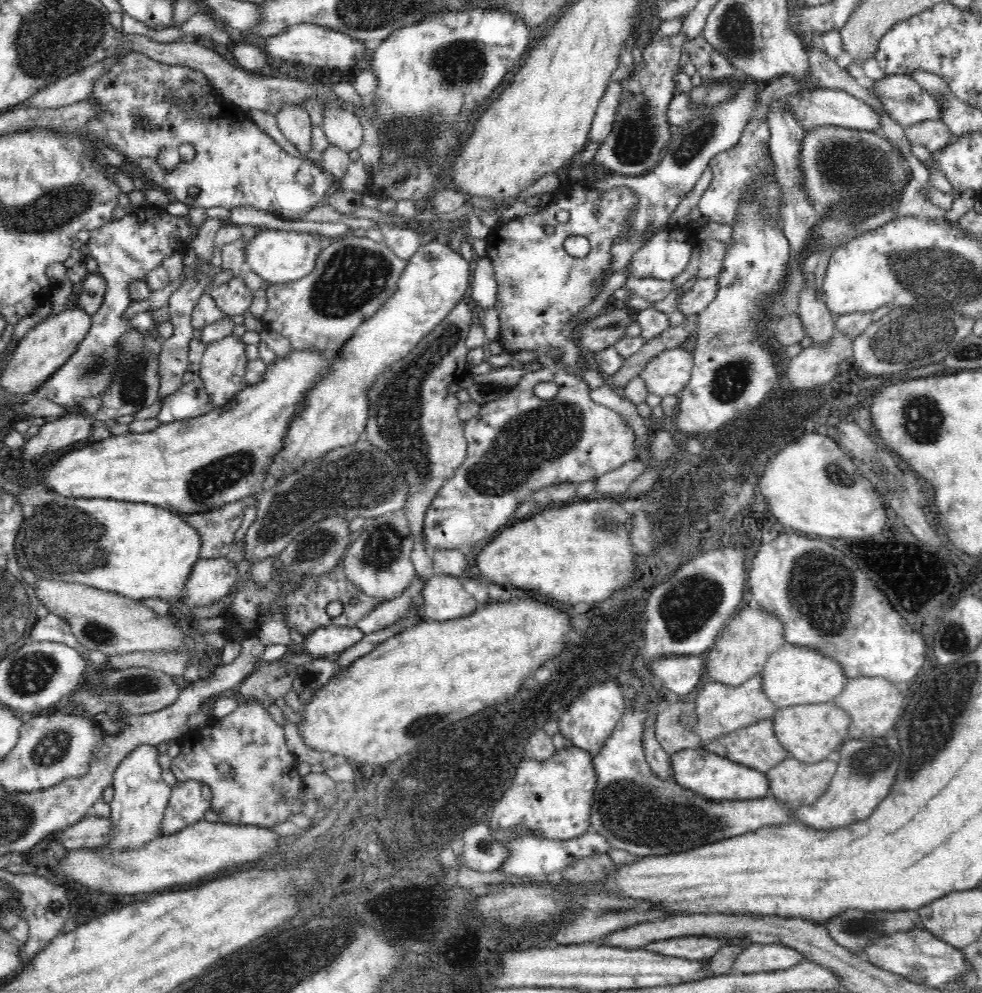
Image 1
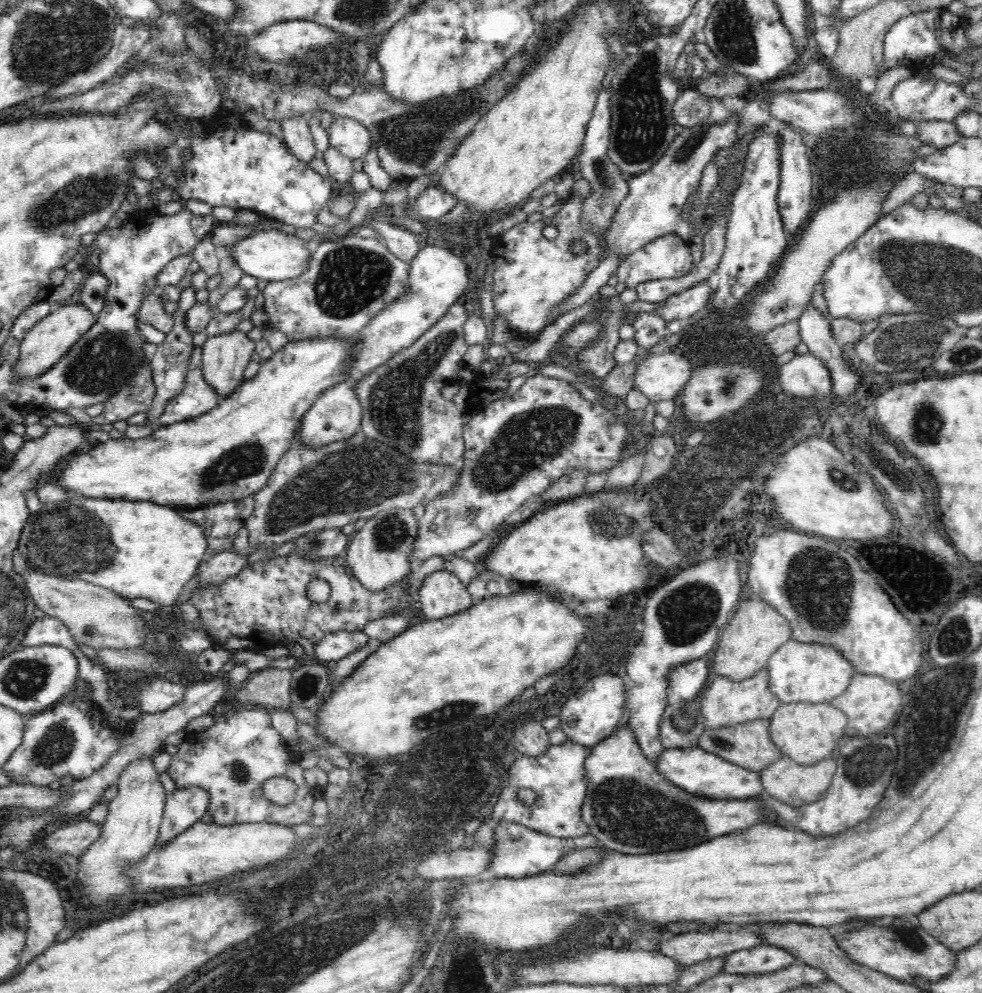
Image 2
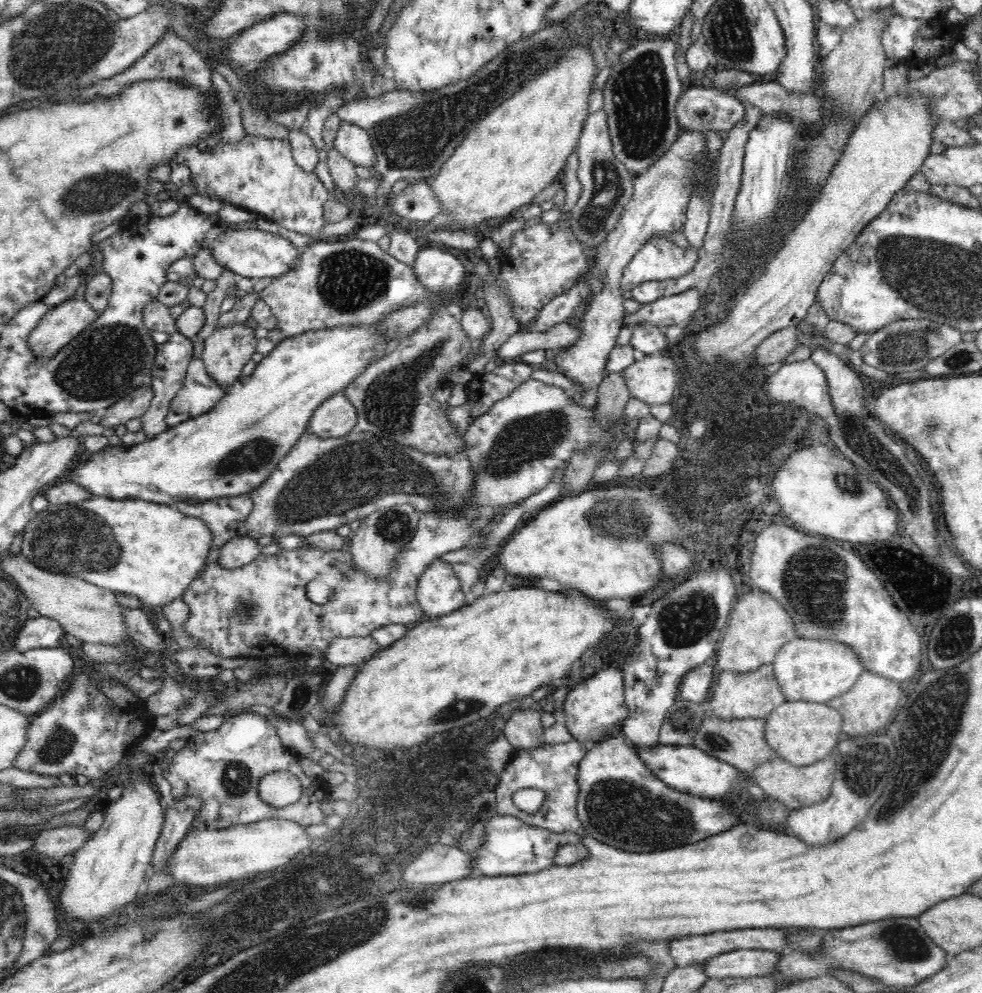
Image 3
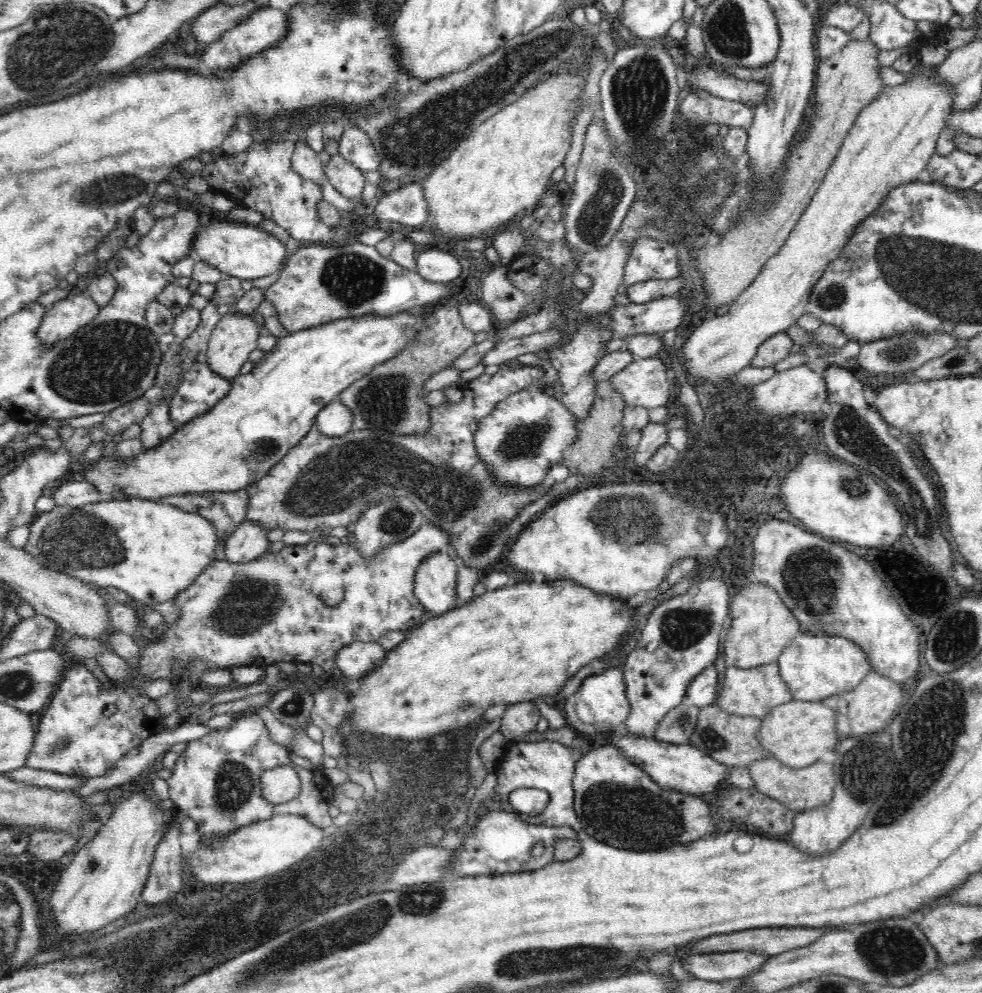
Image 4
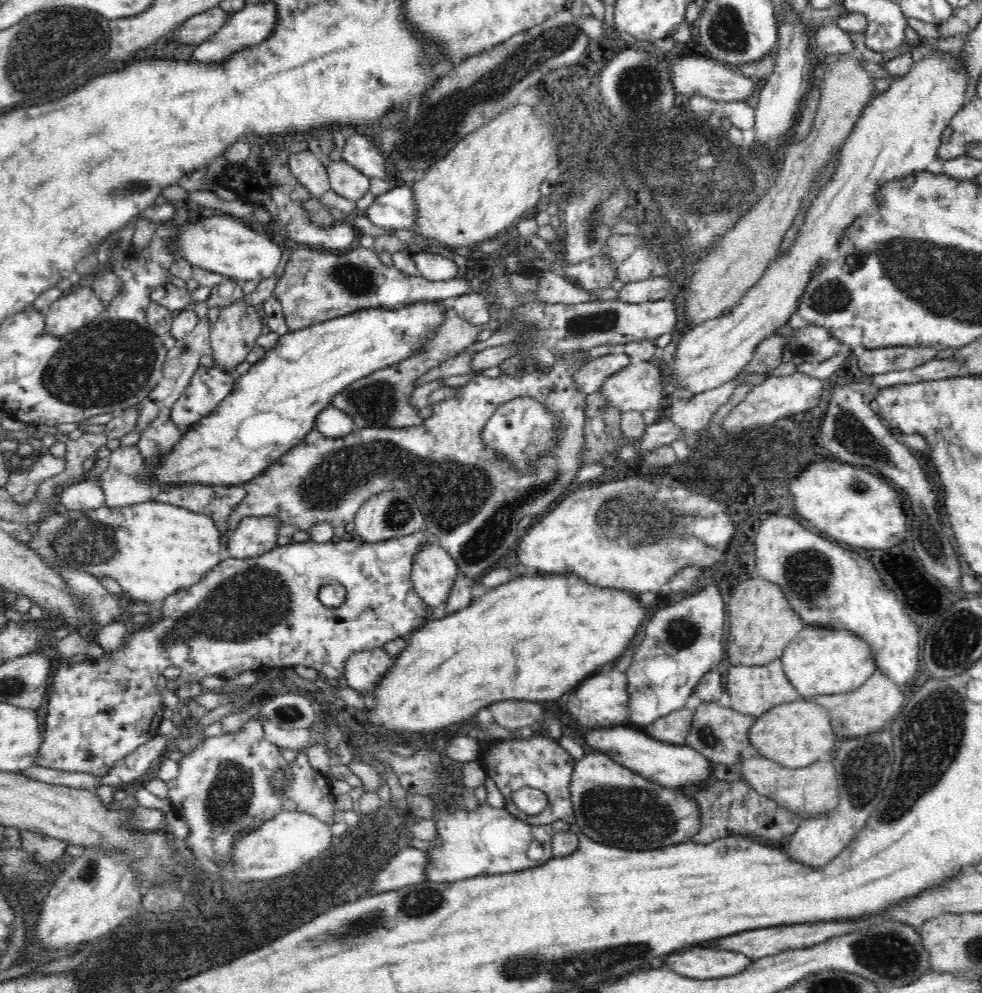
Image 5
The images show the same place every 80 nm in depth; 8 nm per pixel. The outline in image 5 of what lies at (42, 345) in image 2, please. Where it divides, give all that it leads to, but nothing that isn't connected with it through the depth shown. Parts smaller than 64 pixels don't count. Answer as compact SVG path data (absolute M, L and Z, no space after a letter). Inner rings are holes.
M82 286L53 302L44 313L44 329L56 337L84 327L100 316L107 308L98 293L89 286Z

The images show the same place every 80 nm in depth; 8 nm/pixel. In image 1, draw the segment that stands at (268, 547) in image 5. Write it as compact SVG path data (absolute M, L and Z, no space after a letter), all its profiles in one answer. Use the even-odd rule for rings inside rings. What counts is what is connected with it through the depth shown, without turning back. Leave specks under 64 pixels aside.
M228 558L198 559L188 576L182 608L187 612L192 606L210 606L224 598L238 581L238 567Z

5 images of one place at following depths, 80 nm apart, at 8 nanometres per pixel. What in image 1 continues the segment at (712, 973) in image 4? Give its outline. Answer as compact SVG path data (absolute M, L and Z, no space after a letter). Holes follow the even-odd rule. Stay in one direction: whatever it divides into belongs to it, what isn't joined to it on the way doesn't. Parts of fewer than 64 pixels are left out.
M750 943L733 962L733 973L786 970L804 960L800 952L780 944Z

